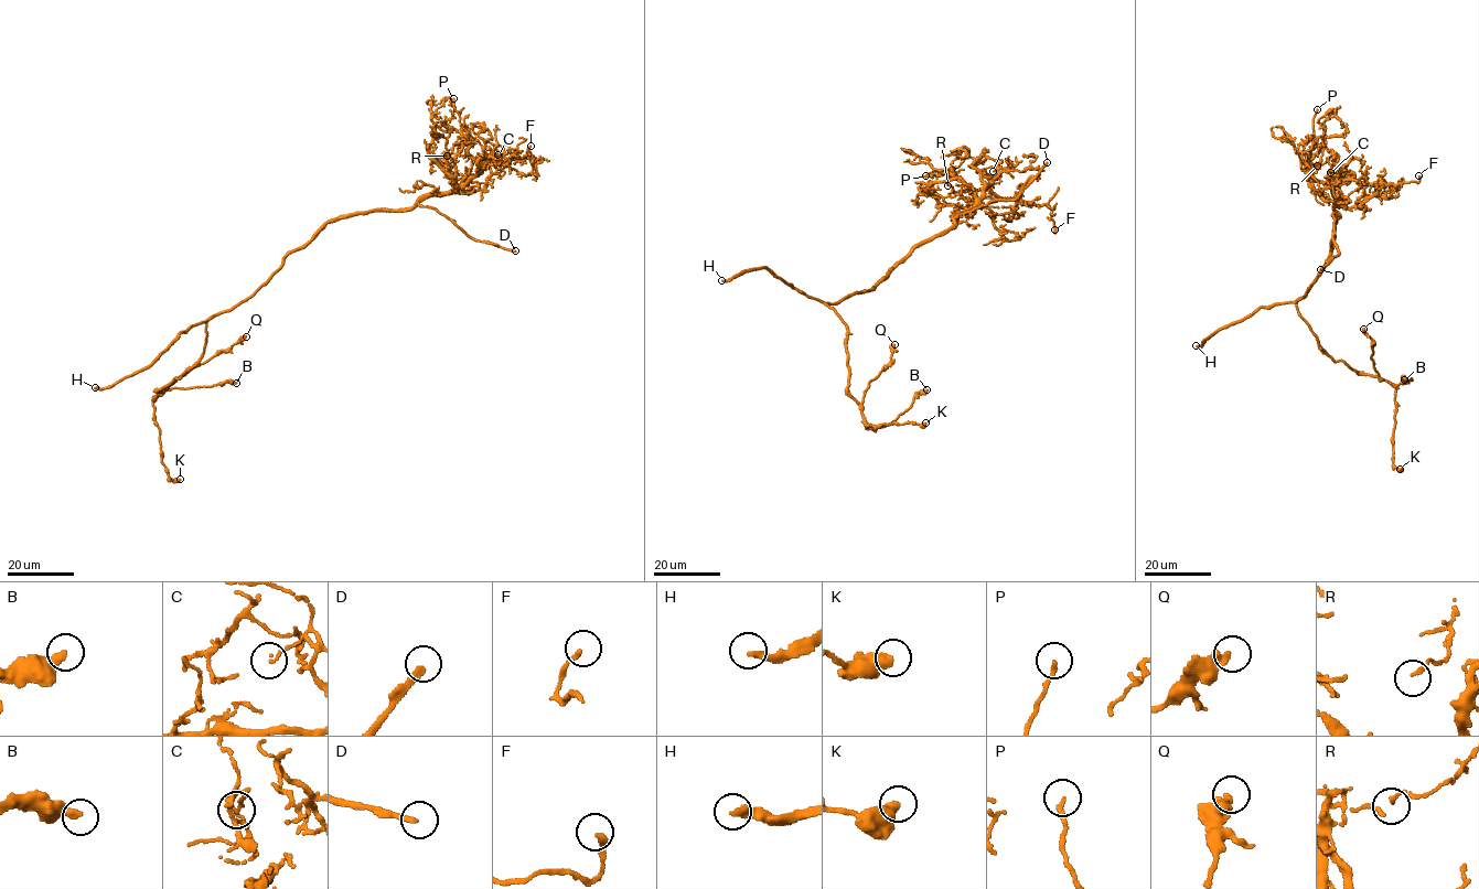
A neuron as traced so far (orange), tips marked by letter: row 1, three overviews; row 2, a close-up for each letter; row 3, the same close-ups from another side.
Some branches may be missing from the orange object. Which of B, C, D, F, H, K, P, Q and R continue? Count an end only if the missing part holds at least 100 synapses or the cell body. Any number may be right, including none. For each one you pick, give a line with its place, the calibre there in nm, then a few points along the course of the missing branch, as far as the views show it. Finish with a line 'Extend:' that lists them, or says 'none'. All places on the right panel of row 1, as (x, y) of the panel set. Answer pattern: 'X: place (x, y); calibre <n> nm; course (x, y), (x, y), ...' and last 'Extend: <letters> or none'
D: place (1320, 269); calibre 240 nm; course (1320, 269), (1305, 272), (1290, 288), (1278, 290)
H: place (1196, 345); calibre 280 nm; course (1196, 345), (1175, 344), (1163, 321), (1230, 347), (1264, 420), (1299, 440), (1359, 426), (1358, 417)
Extend: D, H

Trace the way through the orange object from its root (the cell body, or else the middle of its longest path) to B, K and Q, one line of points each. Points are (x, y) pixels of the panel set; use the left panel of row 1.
B: (280, 265), (250, 296), (211, 317), (201, 360), (153, 398), (172, 388), (236, 383)
K: (280, 265), (250, 296), (211, 317), (201, 360), (156, 389), (161, 462), (170, 478), (180, 479)
Q: (280, 265), (250, 296), (211, 317), (201, 360), (179, 378), (157, 389), (163, 391), (246, 336)

